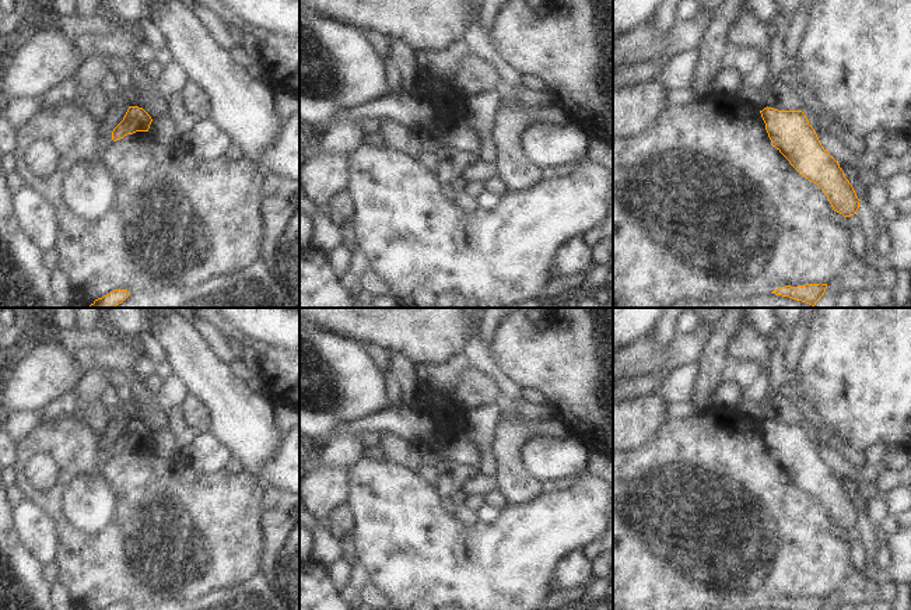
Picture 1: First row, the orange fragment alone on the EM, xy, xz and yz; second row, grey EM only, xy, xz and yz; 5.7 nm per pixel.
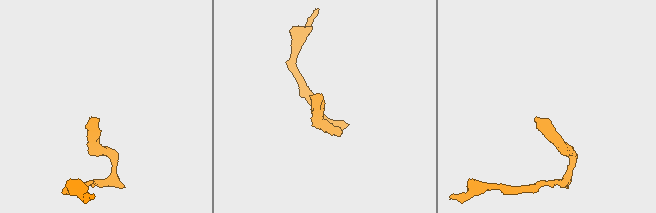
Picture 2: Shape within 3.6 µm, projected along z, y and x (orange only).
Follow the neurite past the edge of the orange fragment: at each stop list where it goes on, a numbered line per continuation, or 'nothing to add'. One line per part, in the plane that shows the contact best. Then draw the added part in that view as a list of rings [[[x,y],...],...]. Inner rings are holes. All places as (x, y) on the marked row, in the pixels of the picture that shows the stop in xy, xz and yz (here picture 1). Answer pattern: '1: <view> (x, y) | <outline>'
nothing to add

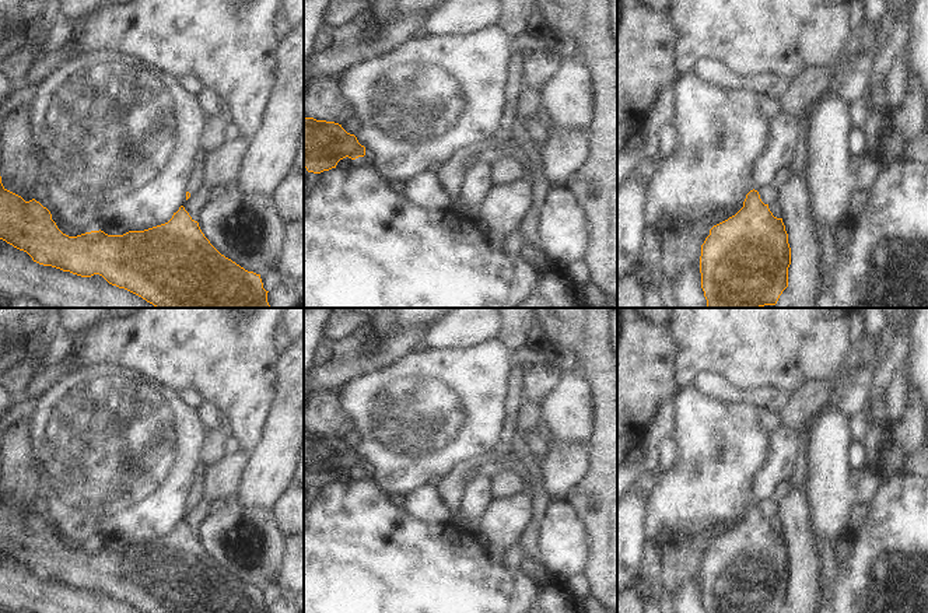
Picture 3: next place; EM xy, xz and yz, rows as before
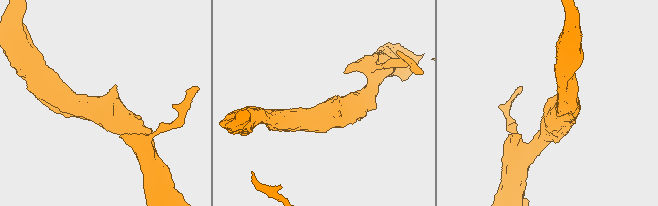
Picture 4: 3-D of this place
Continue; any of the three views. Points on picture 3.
1: xy (196, 178) | [[[204,161],[197,162],[188,176],[185,189],[190,196],[203,185],[204,182]]]

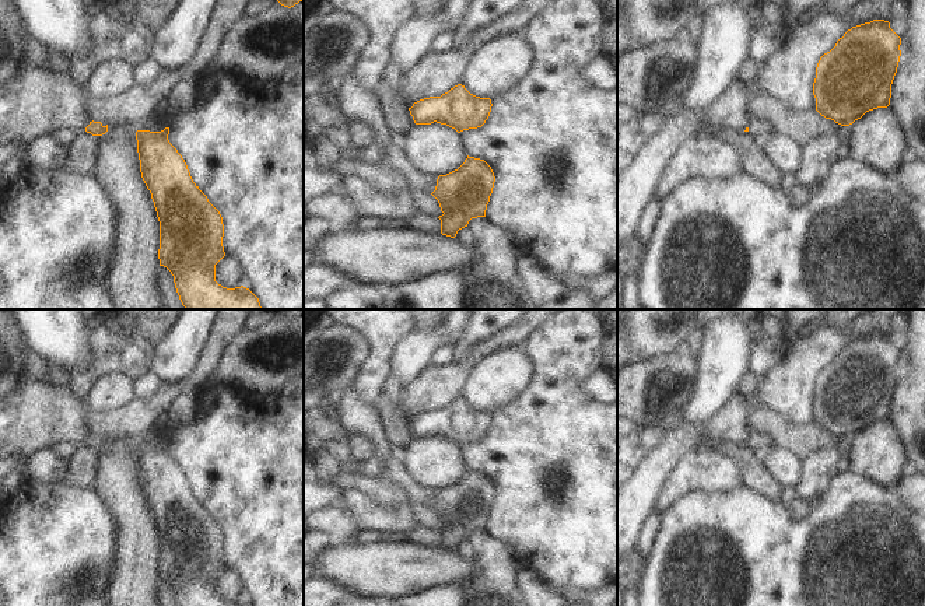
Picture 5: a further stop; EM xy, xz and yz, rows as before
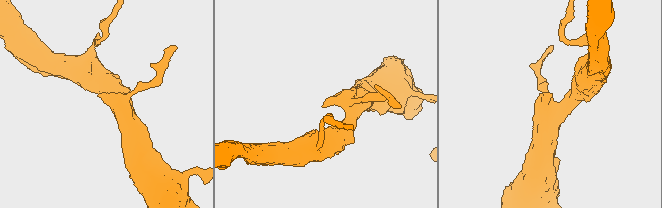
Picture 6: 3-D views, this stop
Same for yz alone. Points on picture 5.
1: yz (757, 129) | [[[751,119],[749,123],[749,132],[753,139],[763,141],[765,137],[774,133],[771,123]]]

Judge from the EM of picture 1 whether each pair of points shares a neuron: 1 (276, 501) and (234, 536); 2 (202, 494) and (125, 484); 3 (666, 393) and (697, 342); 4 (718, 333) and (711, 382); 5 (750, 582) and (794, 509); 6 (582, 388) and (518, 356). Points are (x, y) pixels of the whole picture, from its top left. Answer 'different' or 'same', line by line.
1: different
2: same
3: different
4: same
5: same
6: same

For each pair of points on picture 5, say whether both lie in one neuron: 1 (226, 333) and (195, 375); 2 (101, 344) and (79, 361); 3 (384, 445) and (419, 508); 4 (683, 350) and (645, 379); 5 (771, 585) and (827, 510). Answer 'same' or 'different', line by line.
1: same
2: different
3: different
4: same
5: same

